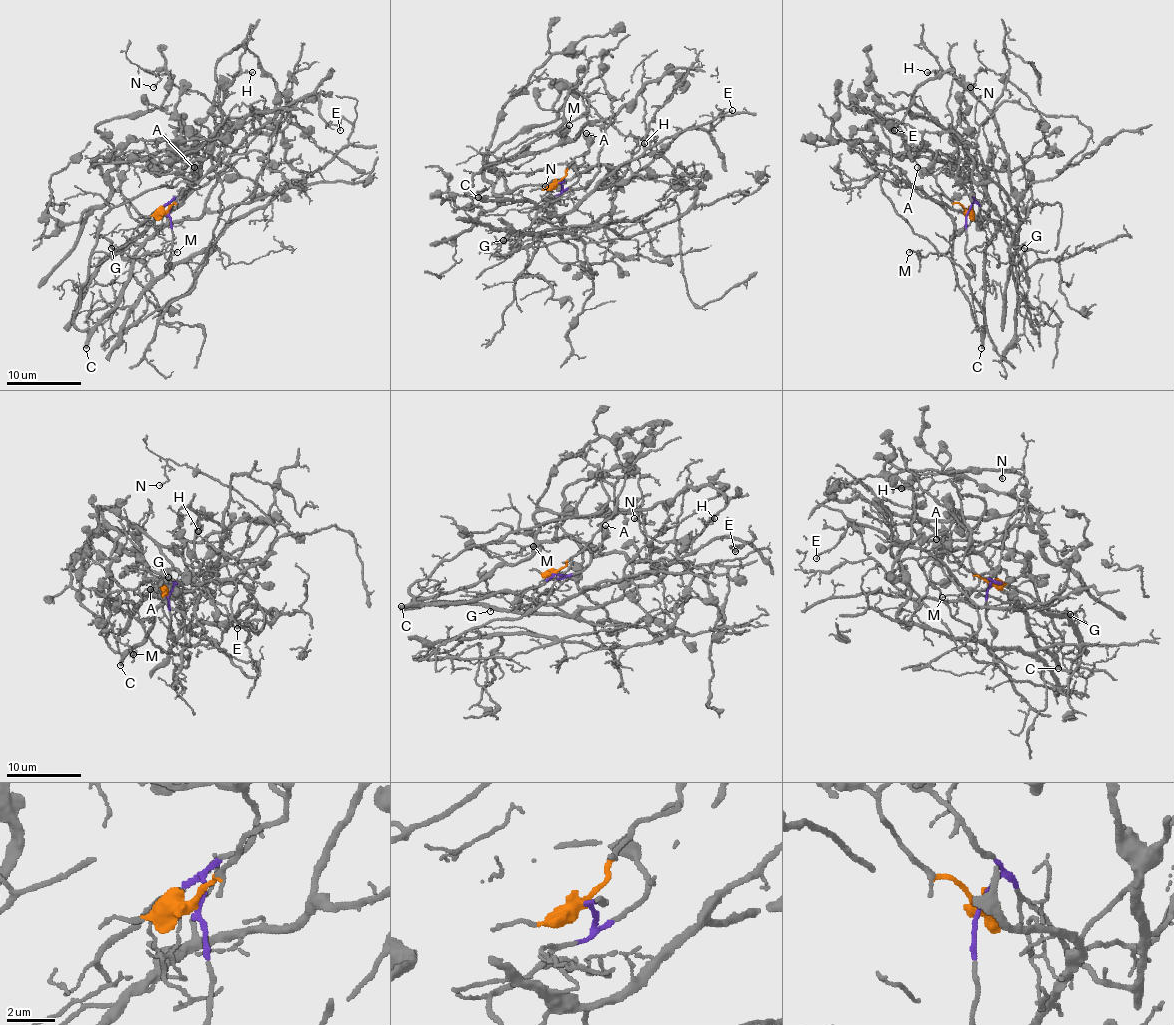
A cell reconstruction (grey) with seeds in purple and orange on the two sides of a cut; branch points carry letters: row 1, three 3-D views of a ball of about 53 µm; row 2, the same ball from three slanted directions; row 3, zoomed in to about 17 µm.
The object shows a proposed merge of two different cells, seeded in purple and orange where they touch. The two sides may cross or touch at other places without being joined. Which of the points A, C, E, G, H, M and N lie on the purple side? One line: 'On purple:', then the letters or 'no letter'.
On purple: G, H, N

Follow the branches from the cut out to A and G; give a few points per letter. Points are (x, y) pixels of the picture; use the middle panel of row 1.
A: (560, 184), (565, 169), (588, 152), (586, 133)
G: (560, 184), (560, 193), (550, 195), (530, 212), (532, 225), (524, 232), (509, 232), (503, 240)

